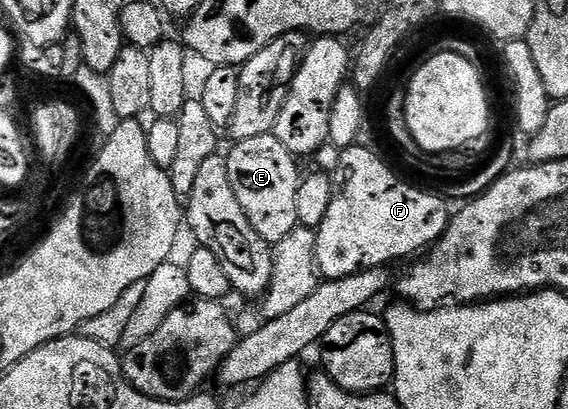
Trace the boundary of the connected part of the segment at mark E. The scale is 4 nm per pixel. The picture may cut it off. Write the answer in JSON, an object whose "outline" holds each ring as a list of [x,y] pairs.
{"outline":[[[274,134],[250,137],[241,143],[231,144],[232,152],[227,152],[230,169],[230,185],[234,185],[234,197],[242,205],[242,213],[250,225],[269,245],[277,245],[298,224],[297,196],[302,180],[302,172],[296,168],[297,156],[291,155]]]}

